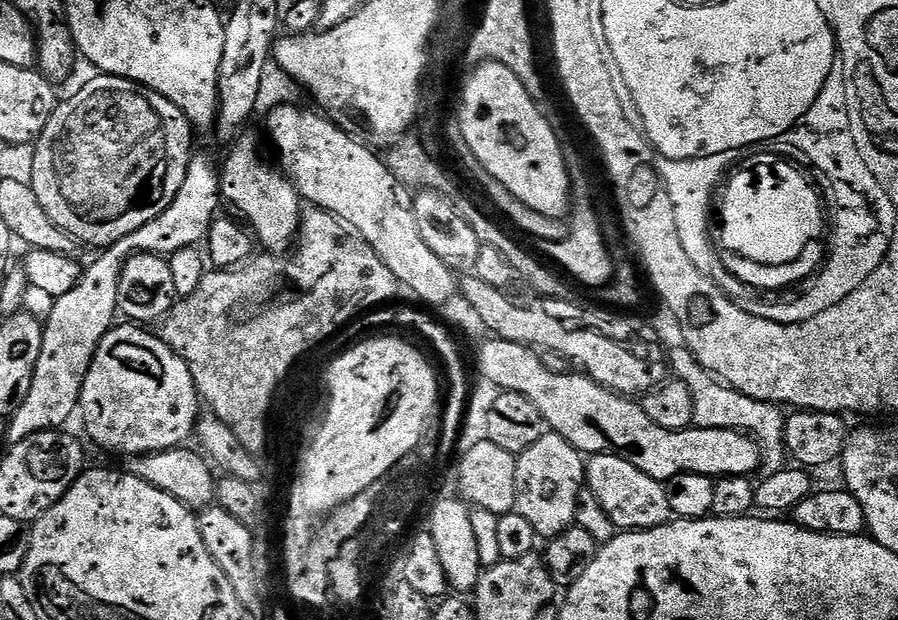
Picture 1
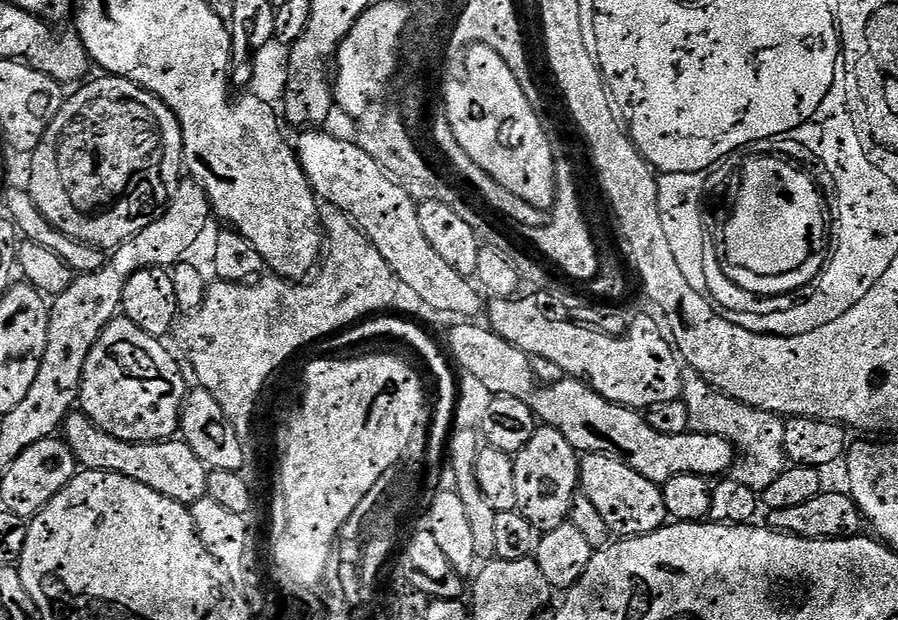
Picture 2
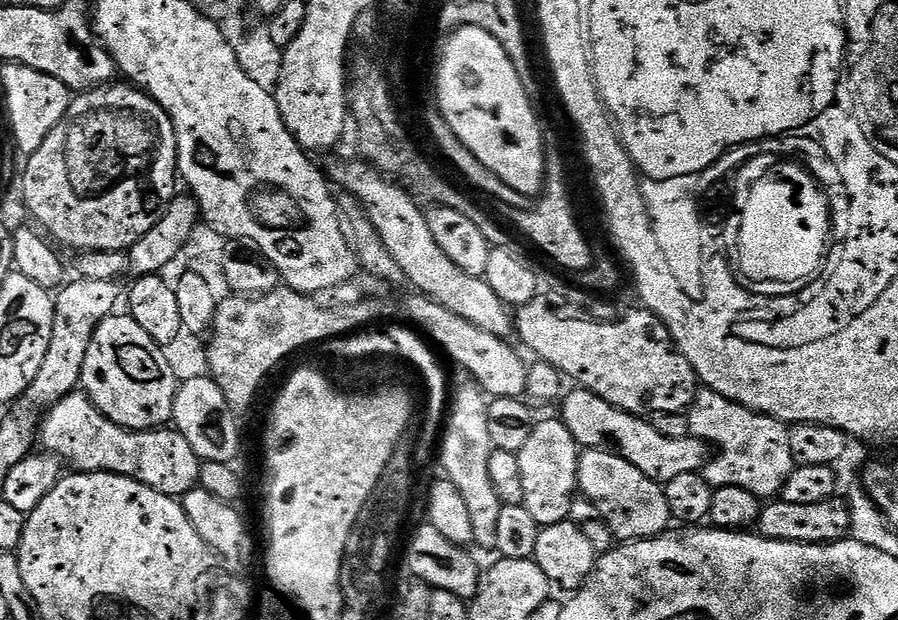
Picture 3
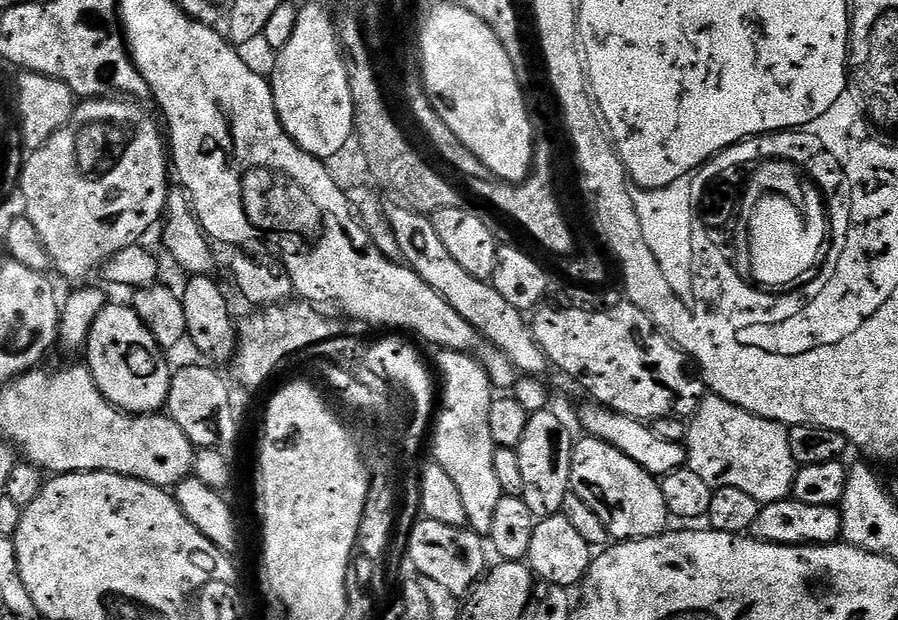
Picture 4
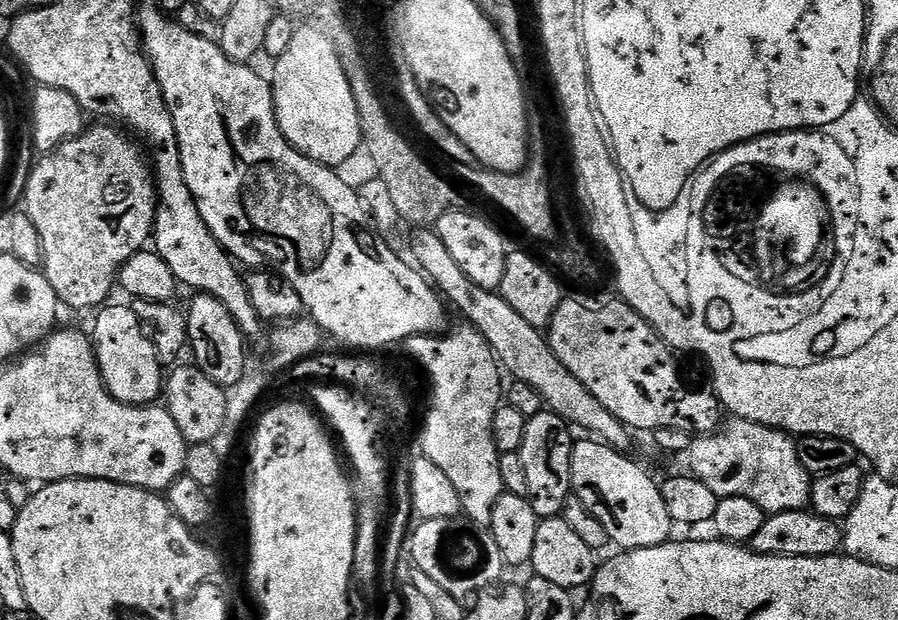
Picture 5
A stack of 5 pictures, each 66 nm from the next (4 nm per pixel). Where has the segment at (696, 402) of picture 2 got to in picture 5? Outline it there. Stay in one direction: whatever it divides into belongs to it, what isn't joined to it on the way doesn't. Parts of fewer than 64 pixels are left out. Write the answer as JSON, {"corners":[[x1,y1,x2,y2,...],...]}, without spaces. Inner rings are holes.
{"corners":[[725,419,715,430,693,439,686,459,687,471,706,482,706,486,710,486,718,497,750,498,750,502,755,502,765,514,809,507,810,474,802,462,798,462,796,440,778,428,753,420]]}

